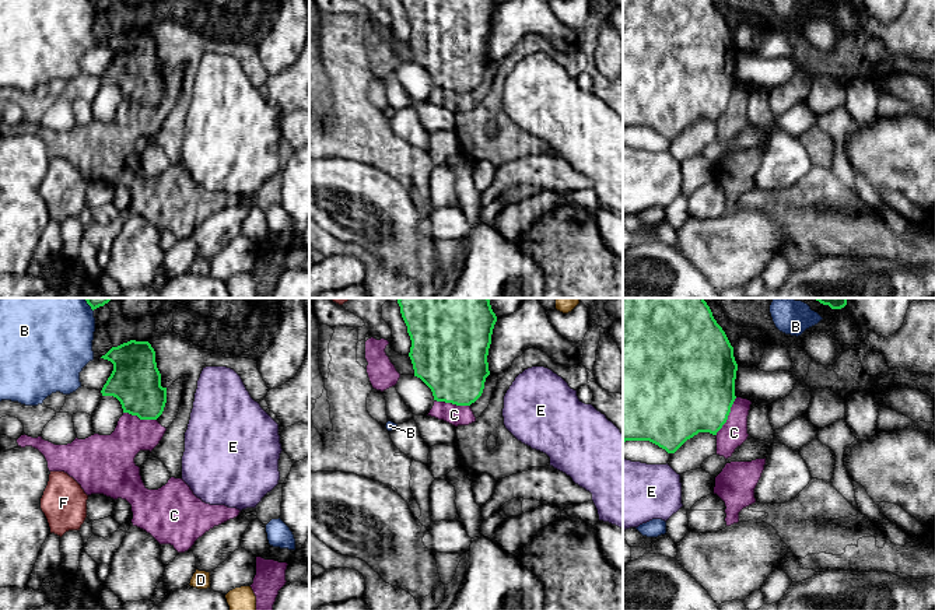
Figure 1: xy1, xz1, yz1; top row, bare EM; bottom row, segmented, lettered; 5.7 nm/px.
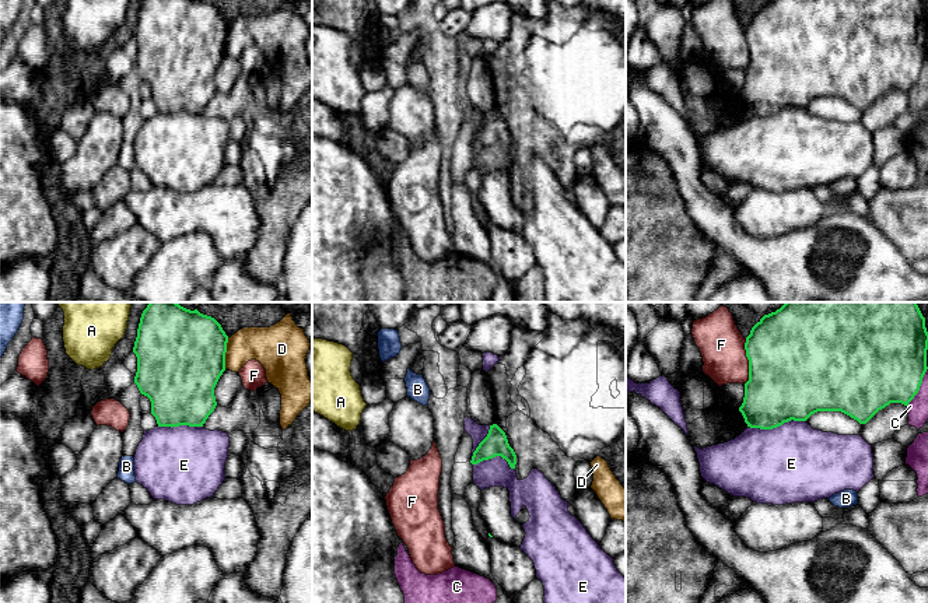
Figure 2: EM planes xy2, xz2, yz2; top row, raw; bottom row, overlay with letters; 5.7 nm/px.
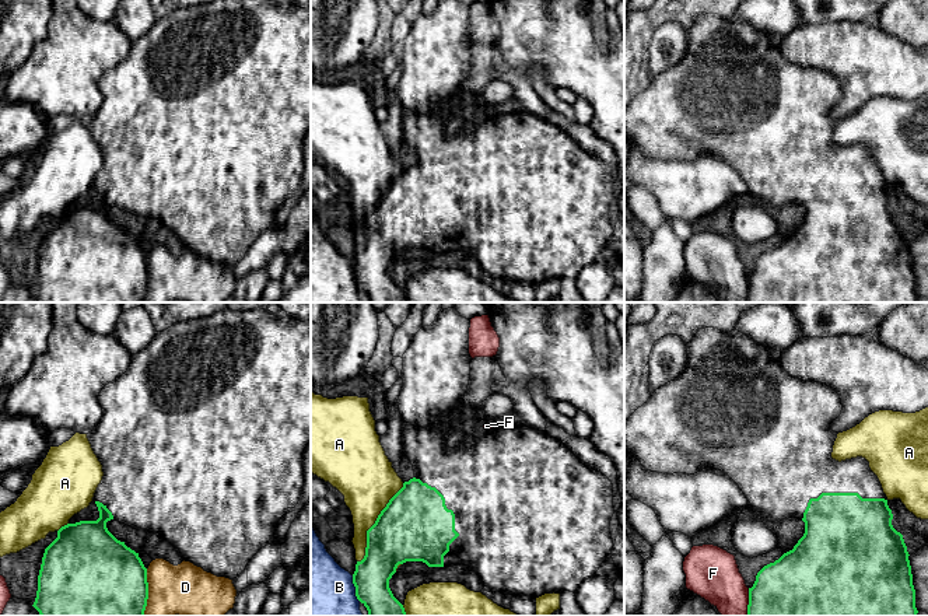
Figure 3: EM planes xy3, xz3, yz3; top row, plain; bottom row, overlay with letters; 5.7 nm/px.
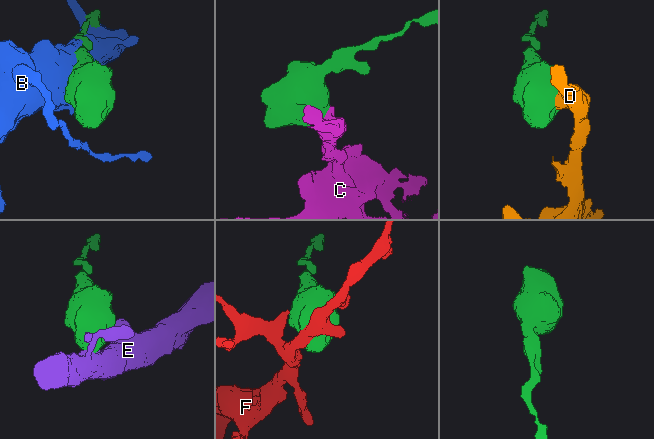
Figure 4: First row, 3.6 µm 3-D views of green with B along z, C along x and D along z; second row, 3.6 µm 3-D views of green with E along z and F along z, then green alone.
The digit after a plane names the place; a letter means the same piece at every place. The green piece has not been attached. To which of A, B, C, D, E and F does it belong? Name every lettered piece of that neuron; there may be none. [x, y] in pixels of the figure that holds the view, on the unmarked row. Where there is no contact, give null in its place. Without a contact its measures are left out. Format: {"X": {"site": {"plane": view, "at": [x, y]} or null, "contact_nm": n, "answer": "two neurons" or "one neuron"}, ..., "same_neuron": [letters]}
{"A": {"site": {"plane": "xz3", "at": [374, 210]}, "contact_nm": 550, "answer": "two neurons"}, "B": {"site": {"plane": "xz3", "at": [356, 275]}, "contact_nm": 160, "answer": "two neurons"}, "C": {"site": {"plane": "yz1", "at": [727, 104]}, "contact_nm": 260, "answer": "two neurons"}, "D": {"site": {"plane": "xy3", "at": [147, 279]}, "contact_nm": 280, "answer": "two neurons"}, "E": {"site": {"plane": "yz2", "at": [777, 112]}, "contact_nm": 340, "answer": "two neurons"}, "F": {"site": {"plane": "yz2", "at": [749, 48]}, "contact_nm": 260, "answer": "two neurons"}, "same_neuron": []}

